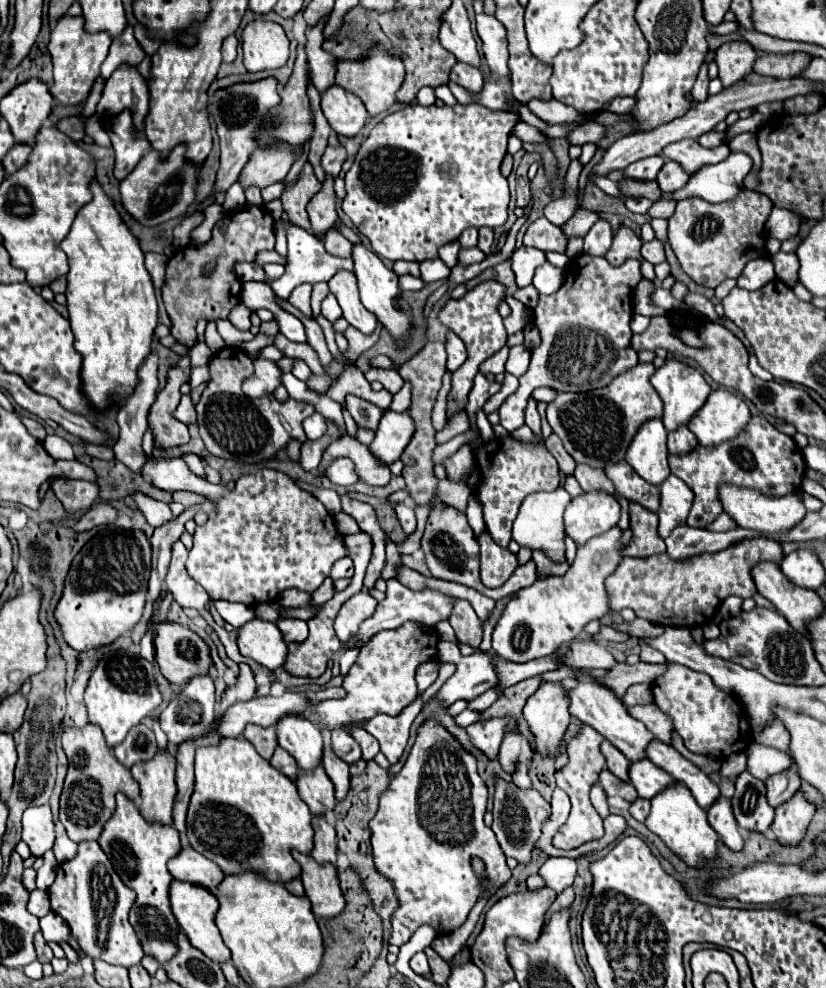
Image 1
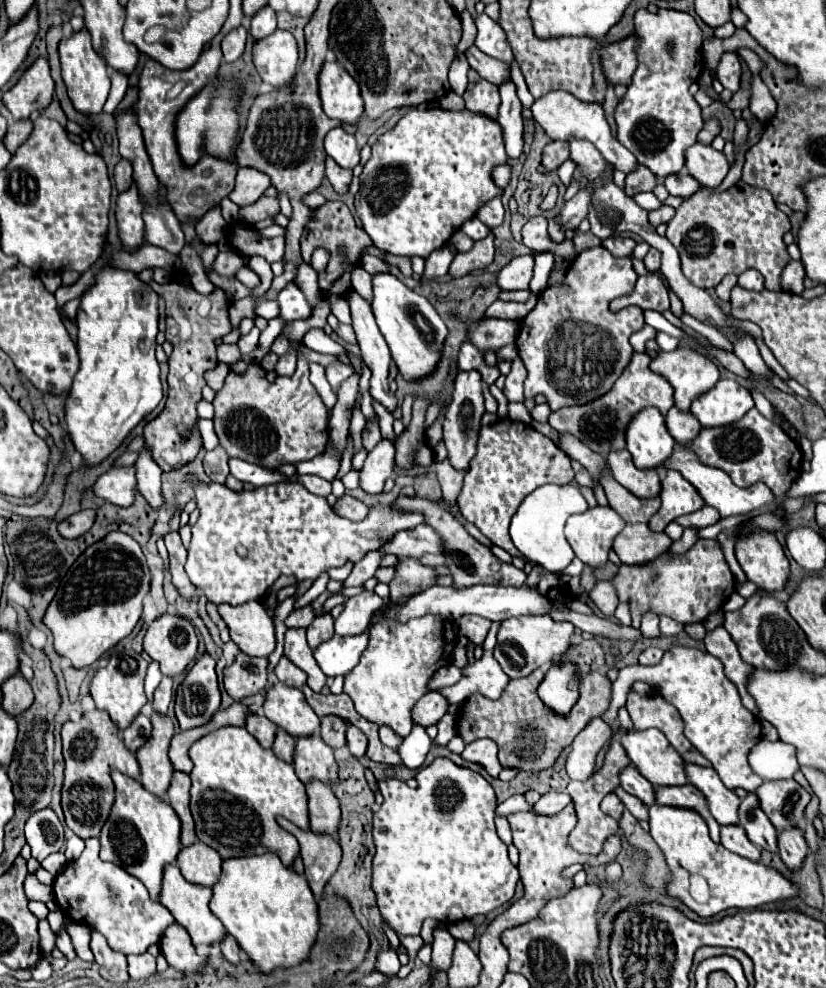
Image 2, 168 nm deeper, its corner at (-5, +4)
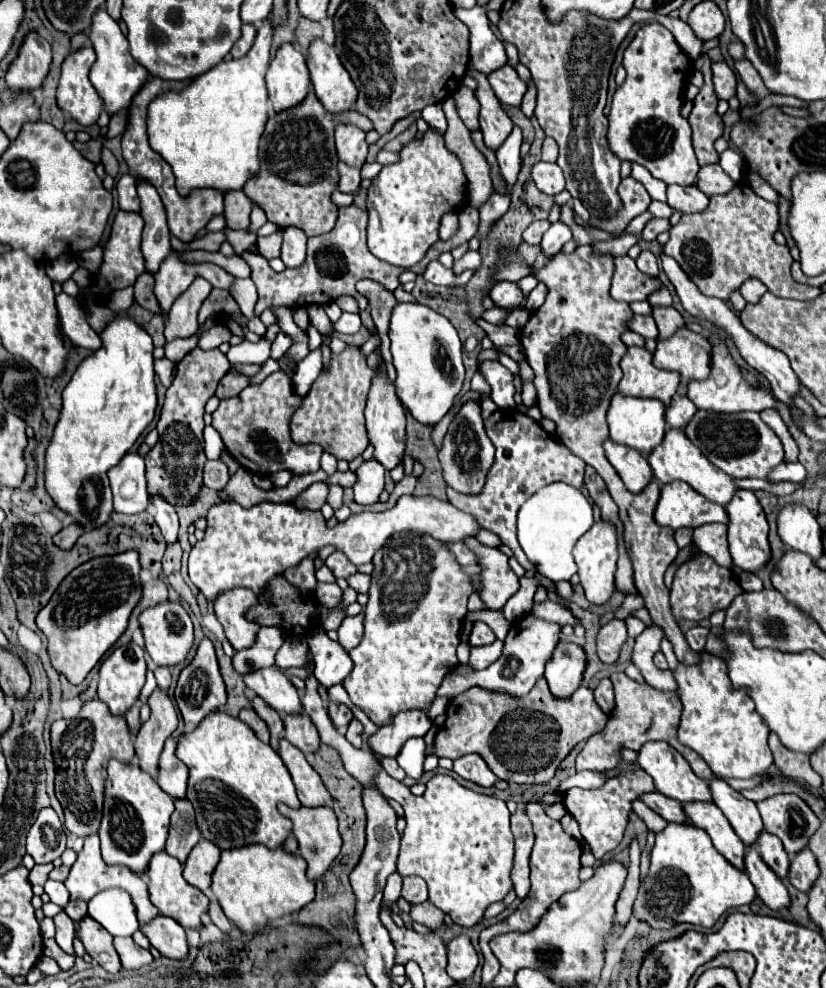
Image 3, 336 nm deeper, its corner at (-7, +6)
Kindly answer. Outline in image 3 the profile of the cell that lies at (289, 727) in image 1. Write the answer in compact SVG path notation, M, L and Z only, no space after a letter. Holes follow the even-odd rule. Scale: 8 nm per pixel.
M267 667L259 669L251 675L245 675L243 681L247 687L251 687L269 707L273 707L277 713L285 715L295 715L303 713L301 707L301 697L295 689L295 685L277 669L277 667Z

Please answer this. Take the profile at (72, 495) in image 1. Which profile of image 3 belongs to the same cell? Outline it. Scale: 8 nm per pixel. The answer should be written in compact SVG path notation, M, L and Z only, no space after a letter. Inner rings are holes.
M137 453L125 455L113 469L109 469L113 491L113 509L125 515L135 515L147 509L149 491L145 481L145 463Z

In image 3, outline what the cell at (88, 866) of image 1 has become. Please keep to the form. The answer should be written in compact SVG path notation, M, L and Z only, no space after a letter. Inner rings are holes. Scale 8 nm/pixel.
M91 835L85 839L85 845L83 849L79 851L77 855L77 861L73 863L71 867L71 873L69 877L65 879L65 887L71 895L73 901L89 901L91 897L95 897L99 891L103 889L109 889L109 887L119 887L123 891L127 891L133 899L133 905L137 909L137 919L139 919L139 925L147 925L151 923L157 915L159 915L159 909L155 909L155 905L149 901L149 893L147 893L147 883L131 873L127 867L121 867L121 865L107 865L103 859L101 859L101 851L99 851L99 837L97 835Z

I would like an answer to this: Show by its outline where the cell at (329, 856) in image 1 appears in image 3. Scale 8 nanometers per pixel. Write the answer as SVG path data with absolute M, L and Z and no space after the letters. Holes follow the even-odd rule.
M281 741L279 745L279 755L285 761L295 789L297 789L297 797L301 801L303 807L327 807L329 803L333 803L331 793L327 791L327 787L323 785L319 773L307 763L305 755L299 753L299 749L295 749L289 741Z

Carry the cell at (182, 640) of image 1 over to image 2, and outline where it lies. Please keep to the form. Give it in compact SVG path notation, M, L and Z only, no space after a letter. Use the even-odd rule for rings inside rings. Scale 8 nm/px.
M163 613L145 633L143 651L159 663L161 673L175 677L187 669L197 653L197 635L193 625L179 617Z

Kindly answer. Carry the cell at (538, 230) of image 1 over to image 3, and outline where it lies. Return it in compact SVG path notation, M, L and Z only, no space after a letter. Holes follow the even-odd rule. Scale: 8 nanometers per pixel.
M543 219L543 221L533 221L525 233L523 233L523 241L527 241L529 245L539 245L541 243L541 237L543 233L549 229L549 221Z

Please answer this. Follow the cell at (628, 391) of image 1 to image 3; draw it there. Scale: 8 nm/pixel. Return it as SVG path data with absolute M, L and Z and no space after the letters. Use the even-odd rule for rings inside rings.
M643 347L627 349L621 359L621 369L623 379L619 383L619 393L625 397L651 397L669 405L671 397L677 393L679 375L657 369L651 363L651 353Z

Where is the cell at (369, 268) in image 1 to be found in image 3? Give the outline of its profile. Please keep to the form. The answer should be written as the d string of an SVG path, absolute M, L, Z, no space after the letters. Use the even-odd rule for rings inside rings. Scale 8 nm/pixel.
M417 301L397 303L391 311L389 339L393 365L397 369L397 395L411 415L425 423L437 423L453 405L455 395L461 391L465 369L461 361L461 341L455 327L447 317Z

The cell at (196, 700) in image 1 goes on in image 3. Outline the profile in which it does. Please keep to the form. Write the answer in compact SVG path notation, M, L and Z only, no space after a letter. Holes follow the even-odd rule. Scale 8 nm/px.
M203 639L199 649L197 649L195 659L181 671L177 687L175 687L175 701L177 701L177 707L179 707L181 715L183 715L185 731L193 731L209 713L213 713L215 709L223 707L225 699L227 699L225 683L223 683L221 673L219 673L219 665L217 665L213 643L209 639Z

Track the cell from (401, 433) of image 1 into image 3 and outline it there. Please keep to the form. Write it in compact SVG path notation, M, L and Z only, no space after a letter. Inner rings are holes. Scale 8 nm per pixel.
M371 457L369 461L363 461L355 473L357 473L357 483L353 485L355 501L361 505L379 501L379 495L385 487L385 467Z

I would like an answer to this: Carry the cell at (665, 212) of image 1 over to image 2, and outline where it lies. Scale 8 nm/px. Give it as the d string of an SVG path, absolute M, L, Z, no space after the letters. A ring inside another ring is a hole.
M663 205L661 209L655 209L655 211L649 213L649 223L651 223L653 227L657 227L657 225L661 225L661 223L669 223L669 219L673 219L673 215L675 215L675 209Z

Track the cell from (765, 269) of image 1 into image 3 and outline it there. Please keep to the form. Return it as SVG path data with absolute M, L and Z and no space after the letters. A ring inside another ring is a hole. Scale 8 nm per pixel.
M751 277L747 283L741 285L741 295L749 303L757 303L763 293L767 293L767 287L763 283L759 283L759 279L755 279L755 277Z

